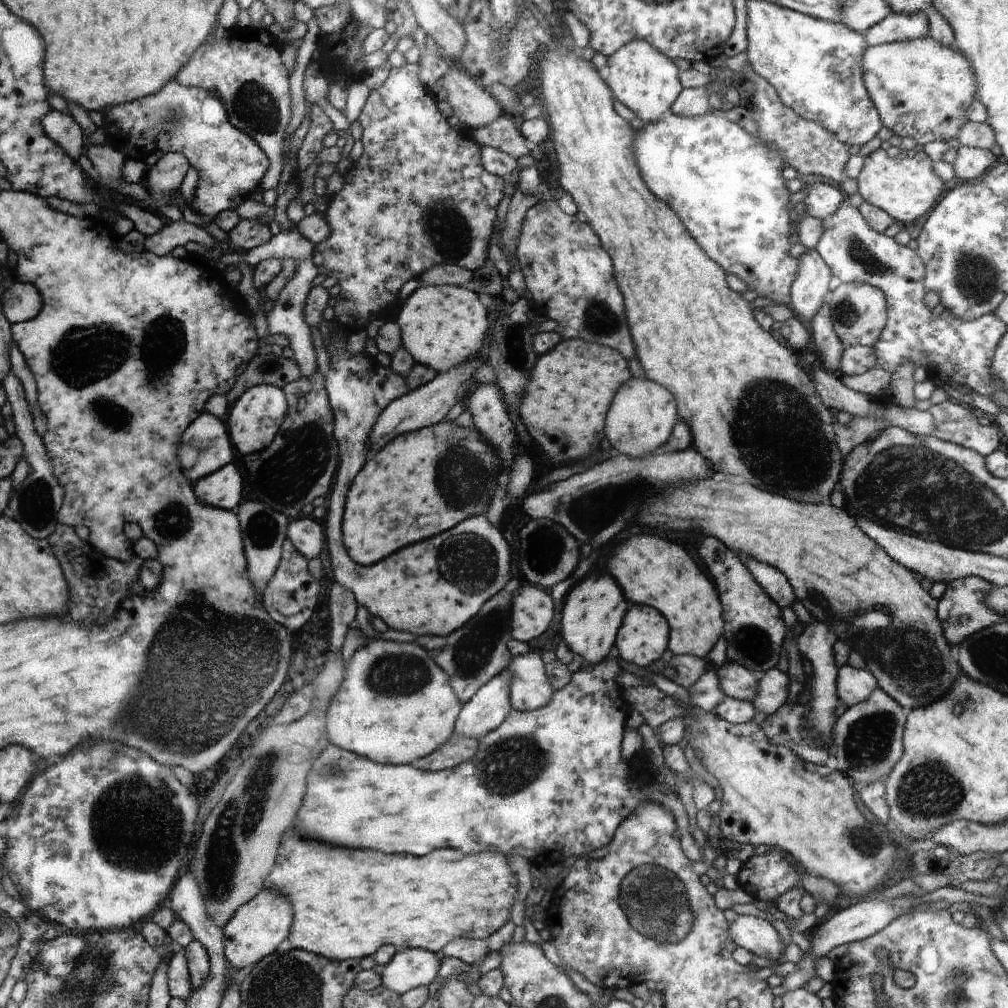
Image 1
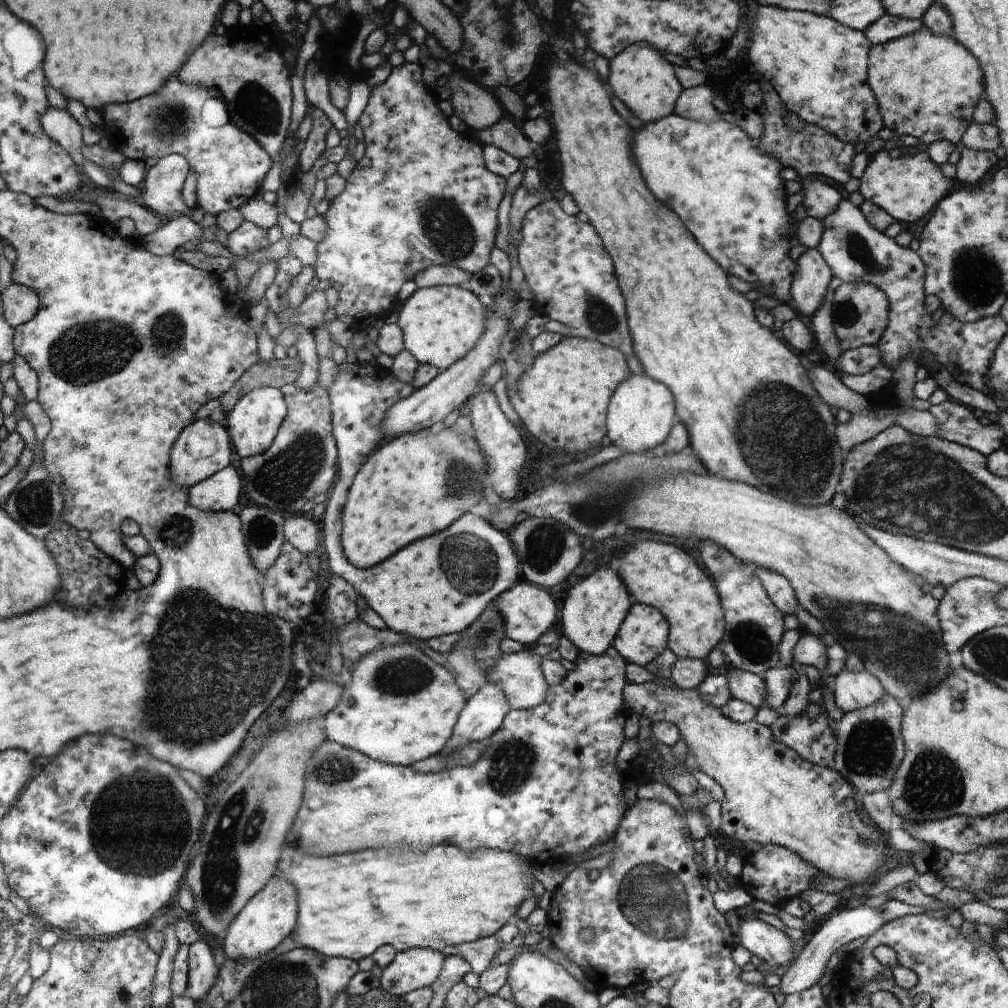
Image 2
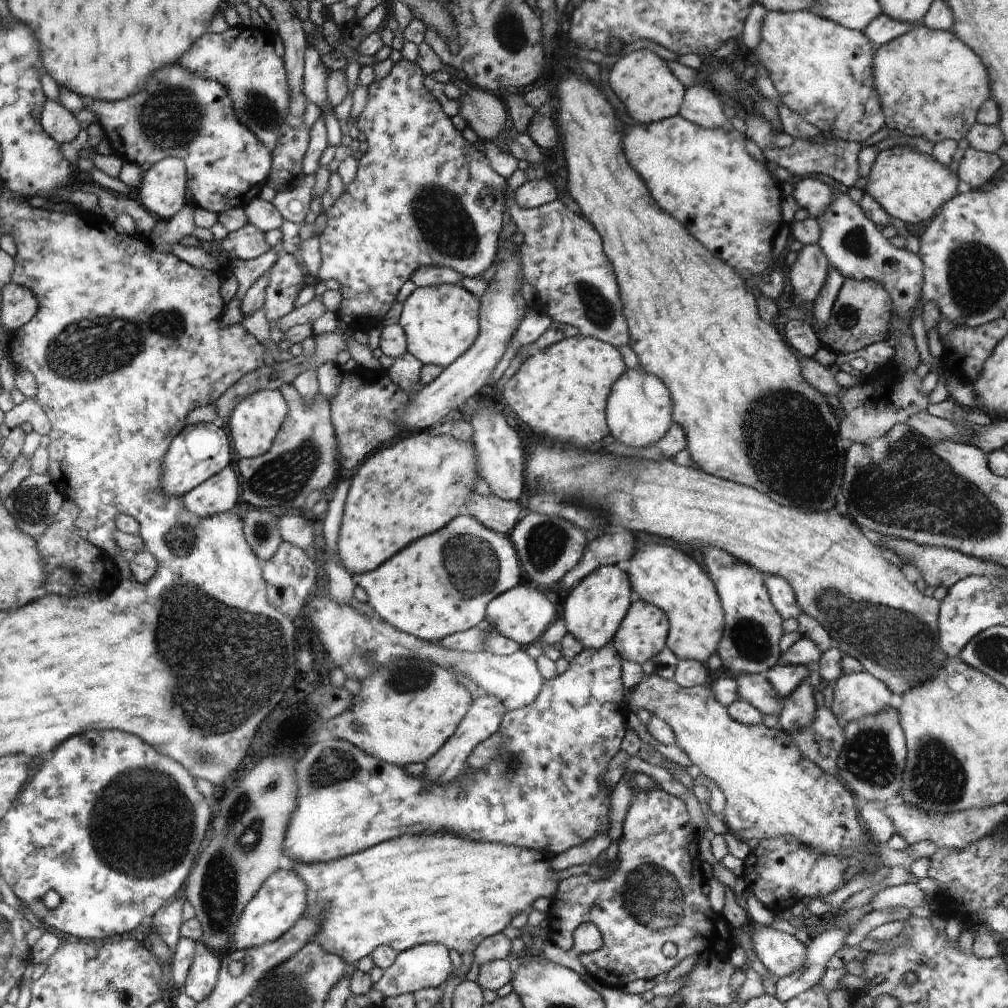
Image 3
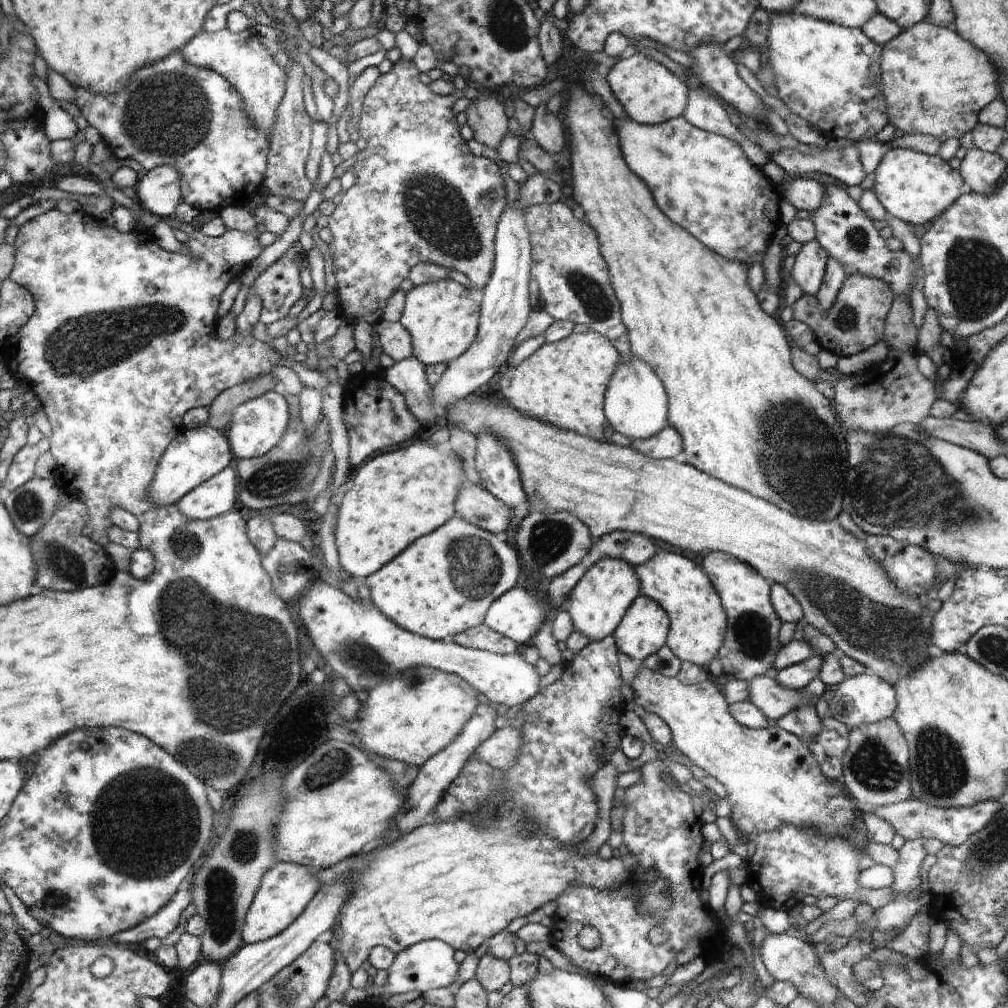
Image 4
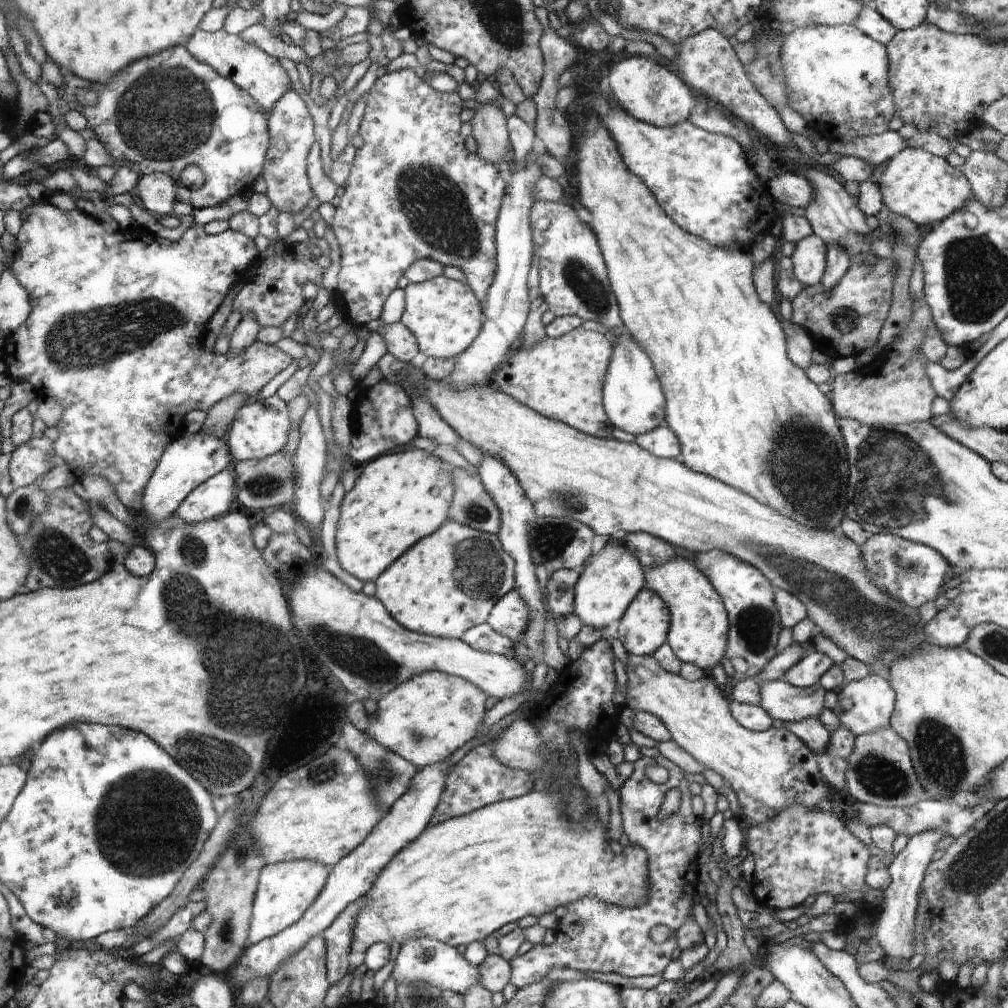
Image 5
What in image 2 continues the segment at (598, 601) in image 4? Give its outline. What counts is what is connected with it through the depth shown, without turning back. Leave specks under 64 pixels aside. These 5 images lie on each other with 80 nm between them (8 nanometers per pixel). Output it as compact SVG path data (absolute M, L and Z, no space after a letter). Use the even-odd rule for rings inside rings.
M599 568L587 579L568 589L562 606L561 633L566 635L579 651L601 655L613 644L618 629L626 618L633 601L622 578L613 568Z

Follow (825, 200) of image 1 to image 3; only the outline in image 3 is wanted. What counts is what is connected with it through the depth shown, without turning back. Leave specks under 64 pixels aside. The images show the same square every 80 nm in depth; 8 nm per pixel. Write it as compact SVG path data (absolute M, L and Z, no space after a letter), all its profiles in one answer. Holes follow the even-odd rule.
M818 179L794 180L792 196L799 208L808 211L812 219L816 219L831 205L836 192Z

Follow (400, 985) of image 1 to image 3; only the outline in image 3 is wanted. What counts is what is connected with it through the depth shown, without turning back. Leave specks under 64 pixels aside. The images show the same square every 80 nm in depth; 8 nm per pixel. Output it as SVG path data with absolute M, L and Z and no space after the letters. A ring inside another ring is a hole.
M435 942L424 943L397 953L394 964L384 971L380 980L371 986L370 991L378 991L386 999L388 996L400 996L406 992L415 993L426 987L440 987L452 971L453 965L446 946Z

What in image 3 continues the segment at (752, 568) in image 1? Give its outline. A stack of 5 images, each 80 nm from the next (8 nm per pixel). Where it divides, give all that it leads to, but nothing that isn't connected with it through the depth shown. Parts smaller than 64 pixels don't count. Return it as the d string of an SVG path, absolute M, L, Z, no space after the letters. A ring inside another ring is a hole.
M764 575L765 587L769 592L770 600L774 608L781 614L782 620L788 618L798 618L802 613L800 605L796 602L796 597L792 587L786 579L776 575Z

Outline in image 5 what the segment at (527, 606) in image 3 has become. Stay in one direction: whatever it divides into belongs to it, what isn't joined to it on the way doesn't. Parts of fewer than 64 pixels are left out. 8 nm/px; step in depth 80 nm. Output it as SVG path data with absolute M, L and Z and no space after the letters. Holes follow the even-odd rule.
M515 588L493 606L487 623L514 642L524 634L529 625L529 610Z

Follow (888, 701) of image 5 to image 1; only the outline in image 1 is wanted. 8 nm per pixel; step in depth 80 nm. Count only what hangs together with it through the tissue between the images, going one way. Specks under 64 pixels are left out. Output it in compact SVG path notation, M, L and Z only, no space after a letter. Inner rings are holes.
M846 664L837 670L837 697L846 708L867 701L878 688L877 680L866 668L855 669Z

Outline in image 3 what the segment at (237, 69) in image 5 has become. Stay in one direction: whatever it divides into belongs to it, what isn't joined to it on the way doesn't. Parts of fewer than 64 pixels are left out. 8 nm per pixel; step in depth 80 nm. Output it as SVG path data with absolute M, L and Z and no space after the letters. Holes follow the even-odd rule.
M242 24L229 26L221 33L206 32L180 60L180 64L193 73L222 83L237 118L273 150L288 116L291 88L284 72L284 58L276 56L272 44L266 42L260 29Z

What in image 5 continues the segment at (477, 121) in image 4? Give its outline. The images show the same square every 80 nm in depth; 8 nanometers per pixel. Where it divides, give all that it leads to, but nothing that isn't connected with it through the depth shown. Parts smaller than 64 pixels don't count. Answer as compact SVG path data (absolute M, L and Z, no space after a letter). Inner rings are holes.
M476 106L476 113L470 120L471 135L476 140L476 156L498 168L500 162L513 160L513 152L507 131L507 118L496 106Z

